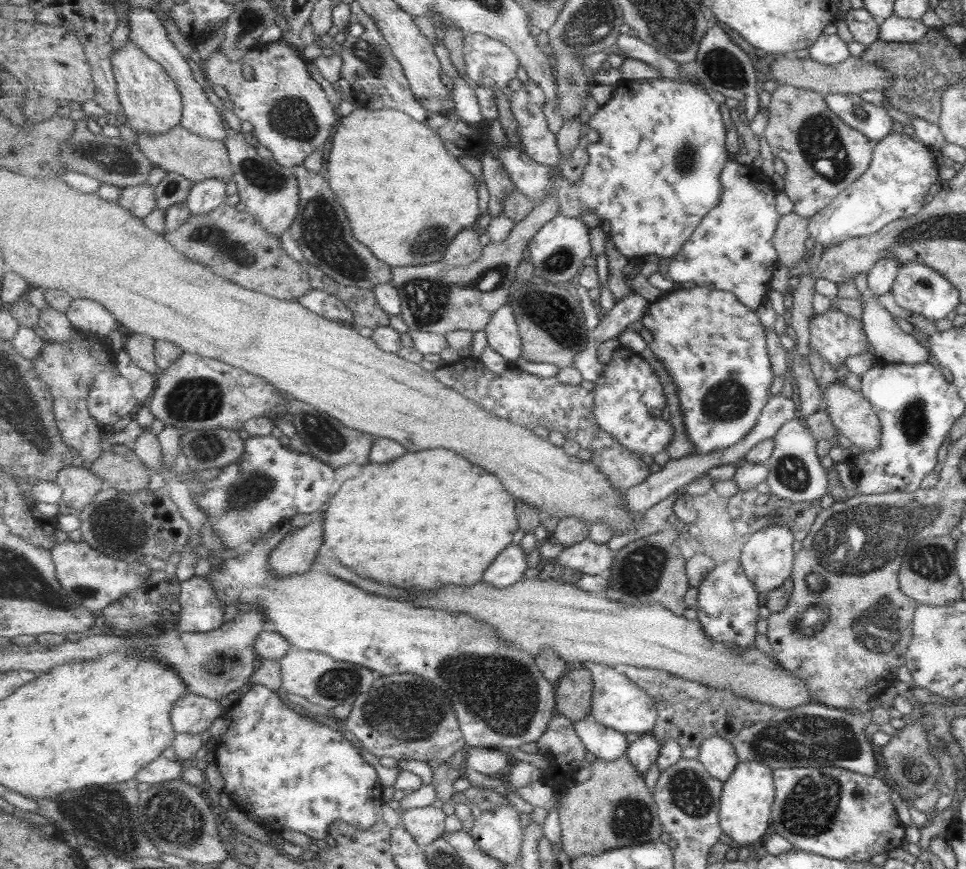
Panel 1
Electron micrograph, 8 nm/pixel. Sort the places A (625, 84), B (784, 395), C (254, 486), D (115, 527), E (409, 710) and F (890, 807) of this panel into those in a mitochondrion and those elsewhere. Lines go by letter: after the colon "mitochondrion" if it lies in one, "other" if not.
A: other
B: other
C: mitochondrion
D: mitochondrion
E: mitochondrion
F: other

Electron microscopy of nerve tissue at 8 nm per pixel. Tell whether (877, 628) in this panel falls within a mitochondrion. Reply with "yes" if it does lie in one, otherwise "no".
yes

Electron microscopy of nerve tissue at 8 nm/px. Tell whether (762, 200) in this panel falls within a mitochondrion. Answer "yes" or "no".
no

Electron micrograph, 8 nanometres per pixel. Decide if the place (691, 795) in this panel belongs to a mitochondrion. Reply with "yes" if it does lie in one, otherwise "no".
yes

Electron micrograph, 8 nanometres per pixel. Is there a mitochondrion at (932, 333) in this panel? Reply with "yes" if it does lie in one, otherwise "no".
no

